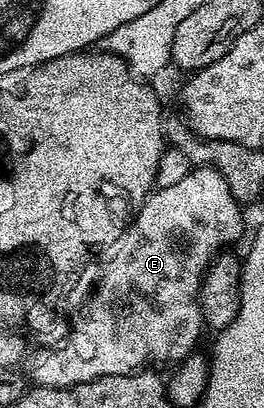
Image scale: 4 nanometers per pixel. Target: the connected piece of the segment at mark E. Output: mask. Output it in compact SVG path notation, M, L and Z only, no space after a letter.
M210 166L193 168L171 187L154 189L129 227L104 251L105 263L101 266L97 287L85 302L89 314L83 315L74 326L72 323L67 340L56 348L34 349L34 354L32 351L24 359L23 370L28 381L33 386L67 388L112 374L133 374L146 367L156 367L156 362L184 362L198 349L197 337L203 331L201 305L197 302L201 281L214 258L232 247L229 246L232 242L240 240L245 230L241 210L242 203L231 196L227 180Z

